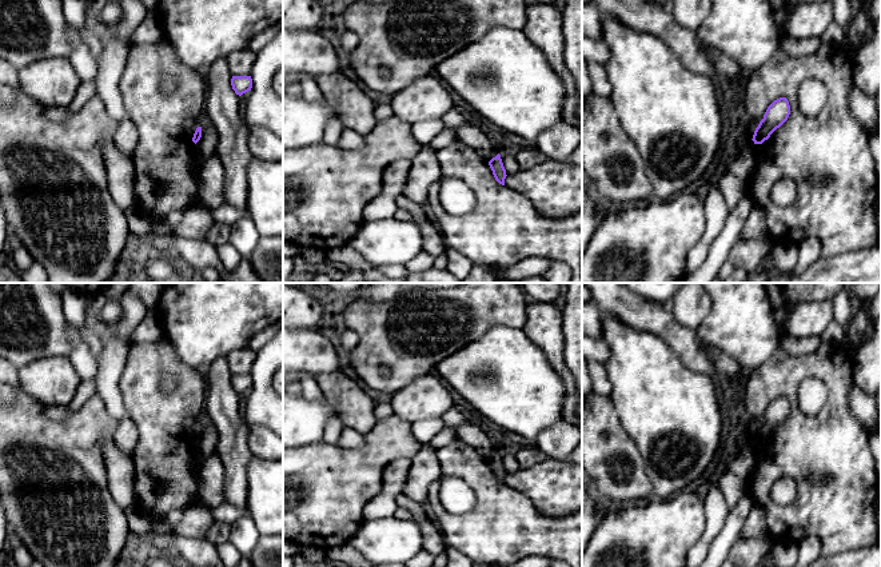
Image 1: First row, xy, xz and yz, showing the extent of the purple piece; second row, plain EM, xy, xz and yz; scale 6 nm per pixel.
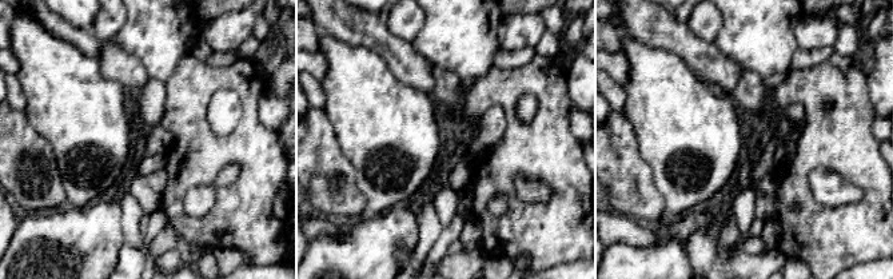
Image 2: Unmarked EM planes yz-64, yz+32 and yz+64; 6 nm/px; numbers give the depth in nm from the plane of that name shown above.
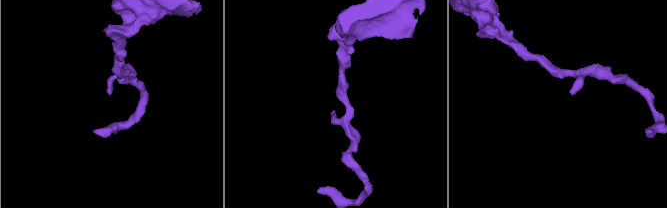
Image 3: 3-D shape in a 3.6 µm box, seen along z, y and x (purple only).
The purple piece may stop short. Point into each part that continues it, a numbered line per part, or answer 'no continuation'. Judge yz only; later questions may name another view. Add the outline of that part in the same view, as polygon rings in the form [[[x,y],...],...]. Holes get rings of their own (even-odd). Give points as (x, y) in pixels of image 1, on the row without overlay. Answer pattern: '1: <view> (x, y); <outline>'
no continuation

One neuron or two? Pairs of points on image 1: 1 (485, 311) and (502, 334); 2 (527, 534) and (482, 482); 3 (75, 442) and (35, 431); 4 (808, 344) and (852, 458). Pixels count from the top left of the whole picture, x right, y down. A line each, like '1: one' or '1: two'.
1: two
2: one
3: one
4: two

